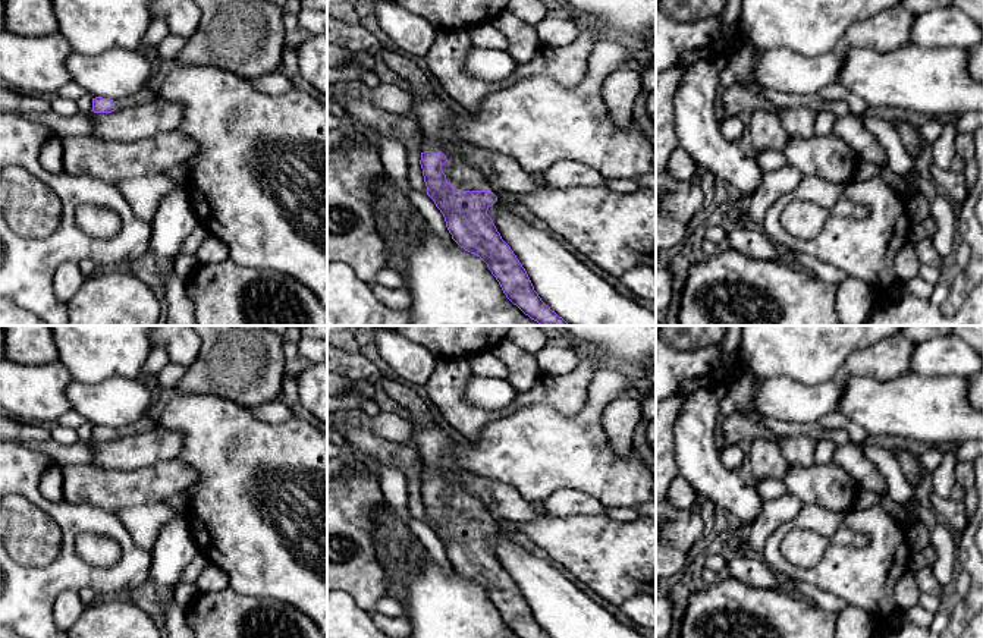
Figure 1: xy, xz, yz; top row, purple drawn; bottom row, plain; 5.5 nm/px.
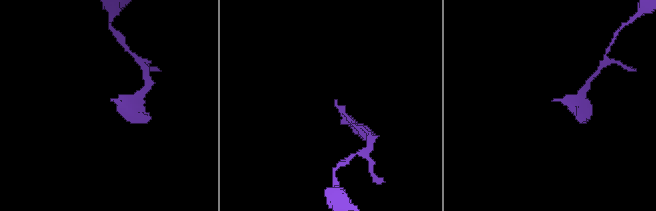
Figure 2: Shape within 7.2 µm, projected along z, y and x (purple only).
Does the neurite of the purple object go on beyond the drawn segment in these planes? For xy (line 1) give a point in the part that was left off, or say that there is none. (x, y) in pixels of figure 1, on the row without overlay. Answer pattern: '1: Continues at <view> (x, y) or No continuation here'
1: No continuation here

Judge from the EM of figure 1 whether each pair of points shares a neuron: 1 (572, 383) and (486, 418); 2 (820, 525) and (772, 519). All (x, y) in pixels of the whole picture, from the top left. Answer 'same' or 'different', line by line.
1: same
2: different

